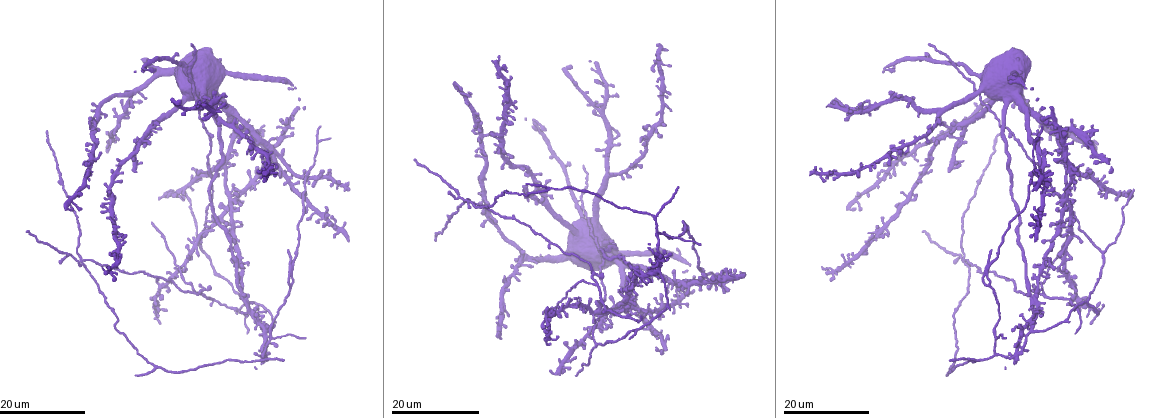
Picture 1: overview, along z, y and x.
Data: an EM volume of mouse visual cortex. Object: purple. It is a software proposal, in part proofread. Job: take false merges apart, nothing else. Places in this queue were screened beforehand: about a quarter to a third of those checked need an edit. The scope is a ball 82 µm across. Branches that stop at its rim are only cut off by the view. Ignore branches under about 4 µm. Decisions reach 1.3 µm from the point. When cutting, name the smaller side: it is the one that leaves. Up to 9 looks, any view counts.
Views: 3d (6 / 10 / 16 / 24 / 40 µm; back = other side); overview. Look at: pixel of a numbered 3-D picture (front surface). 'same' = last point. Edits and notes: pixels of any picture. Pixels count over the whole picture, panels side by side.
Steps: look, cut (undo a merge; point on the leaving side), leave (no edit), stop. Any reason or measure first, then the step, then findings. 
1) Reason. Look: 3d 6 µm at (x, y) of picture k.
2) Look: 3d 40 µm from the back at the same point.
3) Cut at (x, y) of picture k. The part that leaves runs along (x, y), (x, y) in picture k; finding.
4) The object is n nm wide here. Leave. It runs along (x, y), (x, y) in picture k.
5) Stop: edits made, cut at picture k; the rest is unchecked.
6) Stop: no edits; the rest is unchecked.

Small branch off a trunk. Look: 3d 24 µm at (665, 234) of picture 1.

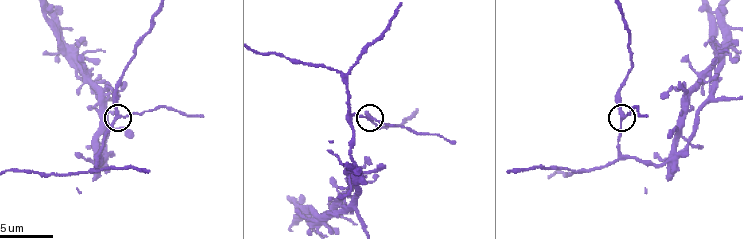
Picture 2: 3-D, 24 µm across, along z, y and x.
Look: 3d 10 µm at (120, 115) of picture 2.

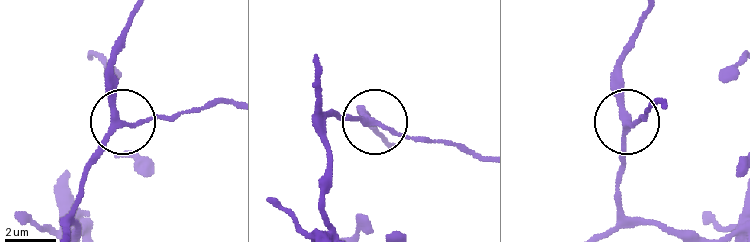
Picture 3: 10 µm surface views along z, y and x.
3 arms meet here. Leave. All the same cell.

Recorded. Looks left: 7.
Four arms meet. Look: 3d 24 µm at (202, 288) of picture 1.

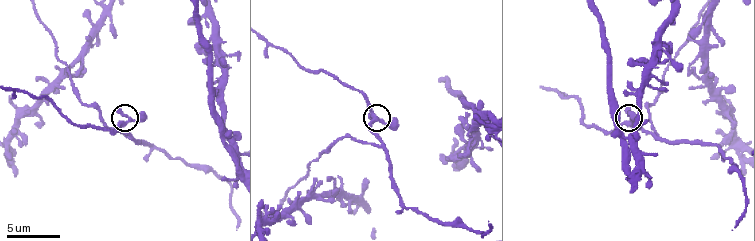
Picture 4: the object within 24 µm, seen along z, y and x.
Look: 3d 6 µm at (125, 121) of picture 4.

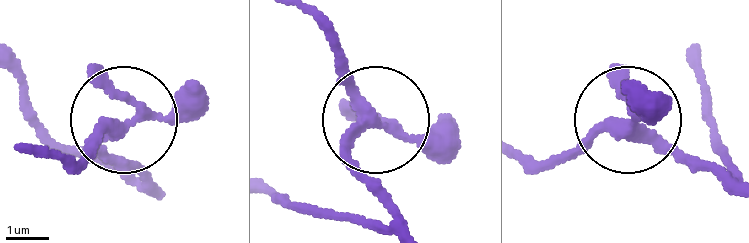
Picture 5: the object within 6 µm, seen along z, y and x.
Leave. It runs along (314, 20), (371, 117), (454, 138) in picture 5; continuous, no second cell.

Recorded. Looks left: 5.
Two arms in line, one across. Look: 3d 24 µm at (1077, 218) of picture 1.

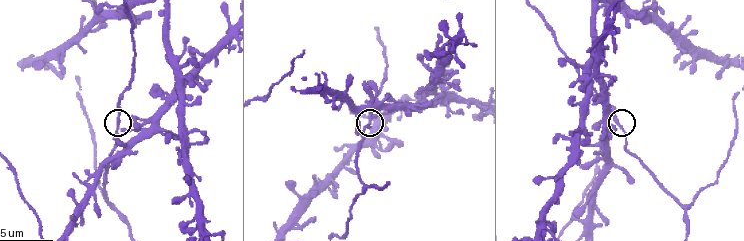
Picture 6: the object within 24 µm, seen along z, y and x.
Closer look. Look: 3d 10 µm at (119, 124) of picture 6.

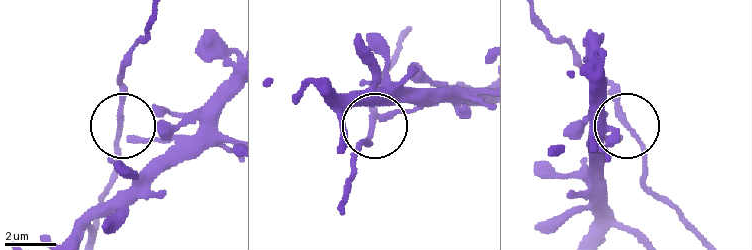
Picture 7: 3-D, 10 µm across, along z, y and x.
Look: 3d 10 µm from the back at (120, 128) of picture 7.

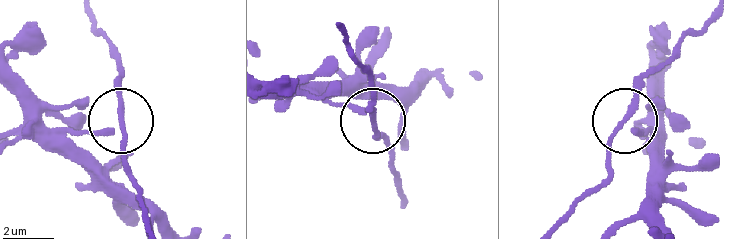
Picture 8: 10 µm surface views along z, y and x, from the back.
The object is 150 nm wide here. Leave. Continuous, no second cell.

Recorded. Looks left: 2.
Look: 3d 10 µm at (365, 187) of picture 6.

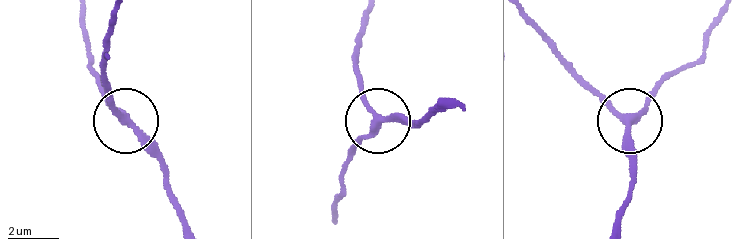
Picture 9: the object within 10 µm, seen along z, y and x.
3 arms meet here. Leave. It runs along (520, 12), (621, 116), (634, 116), (671, 73) in picture 9; continuous, no second cell.

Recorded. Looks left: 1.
Stop: no edits; the rest is unchecked.

